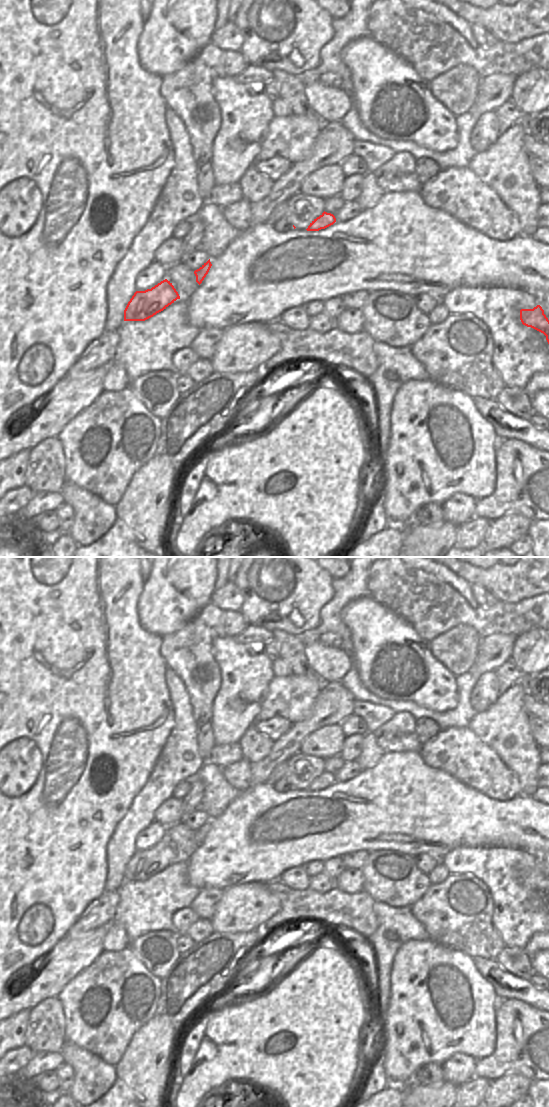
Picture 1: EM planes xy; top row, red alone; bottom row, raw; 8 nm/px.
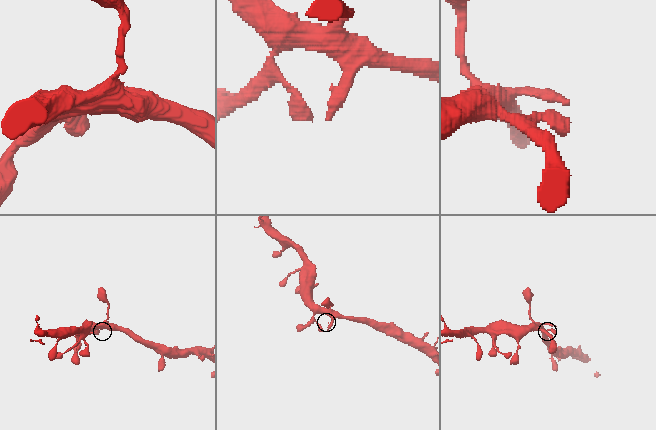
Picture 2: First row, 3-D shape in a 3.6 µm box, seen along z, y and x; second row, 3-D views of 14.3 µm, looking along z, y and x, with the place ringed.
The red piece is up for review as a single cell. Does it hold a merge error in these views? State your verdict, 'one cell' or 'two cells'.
one cell

